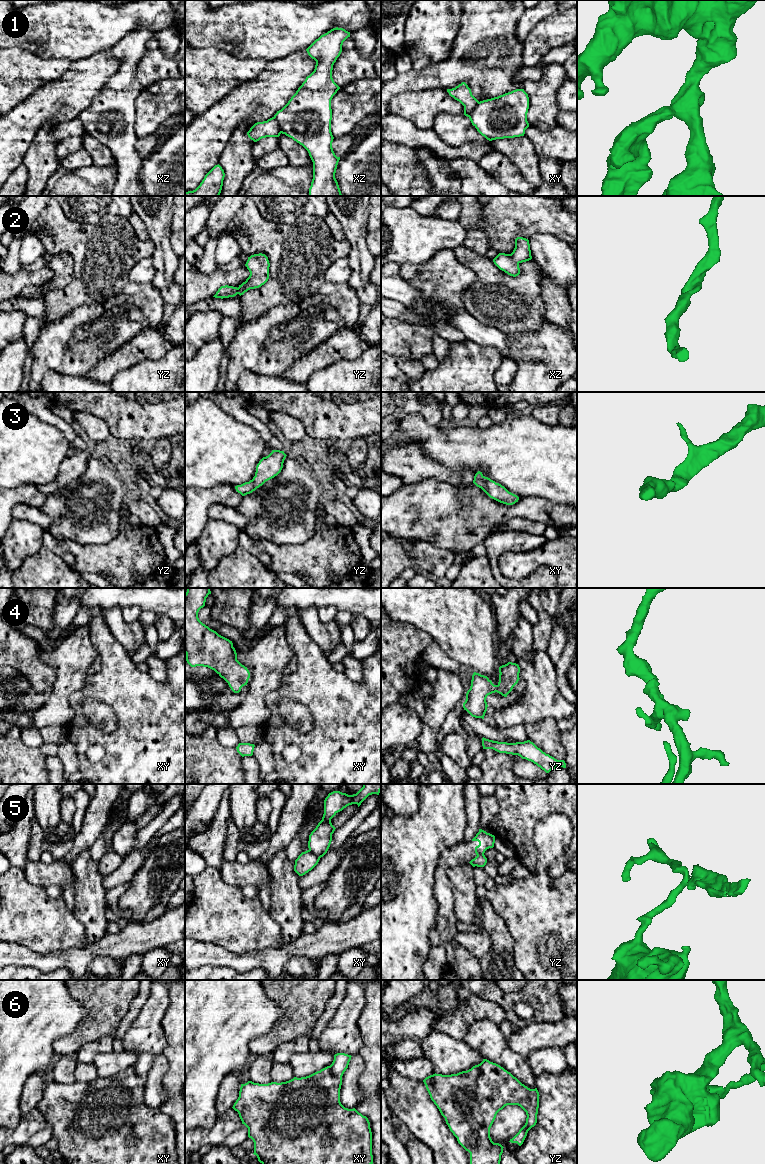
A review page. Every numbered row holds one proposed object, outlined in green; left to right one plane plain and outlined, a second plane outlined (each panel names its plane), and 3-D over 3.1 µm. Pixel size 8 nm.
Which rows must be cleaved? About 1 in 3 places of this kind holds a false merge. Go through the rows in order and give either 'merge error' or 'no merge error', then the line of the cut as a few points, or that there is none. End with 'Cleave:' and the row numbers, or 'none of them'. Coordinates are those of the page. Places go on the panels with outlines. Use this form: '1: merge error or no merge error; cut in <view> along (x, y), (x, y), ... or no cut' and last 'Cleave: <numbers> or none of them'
1: merge error; cut in xz along (273, 117), (281, 132)
2: no merge error; no cut
3: no merge error; no cut
4: no merge error; no cut
5: merge error; cut in xy along (308, 850), (319, 858)
6: no merge error; no cut
Cleave: 1, 5

